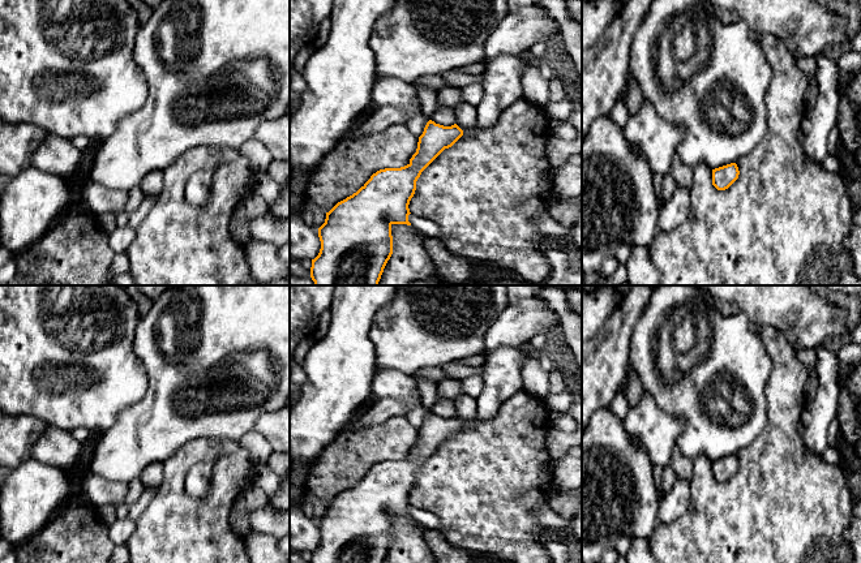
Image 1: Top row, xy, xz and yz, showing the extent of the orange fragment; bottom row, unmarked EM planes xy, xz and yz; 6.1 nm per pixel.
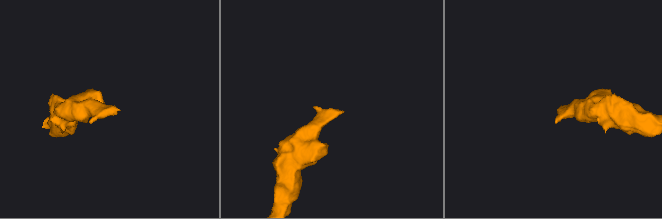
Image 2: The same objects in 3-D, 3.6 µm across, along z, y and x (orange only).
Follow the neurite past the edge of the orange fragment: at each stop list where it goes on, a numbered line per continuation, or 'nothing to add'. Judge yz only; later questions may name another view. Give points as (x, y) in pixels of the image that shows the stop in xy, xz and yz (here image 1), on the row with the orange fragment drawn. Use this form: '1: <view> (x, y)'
nothing to add

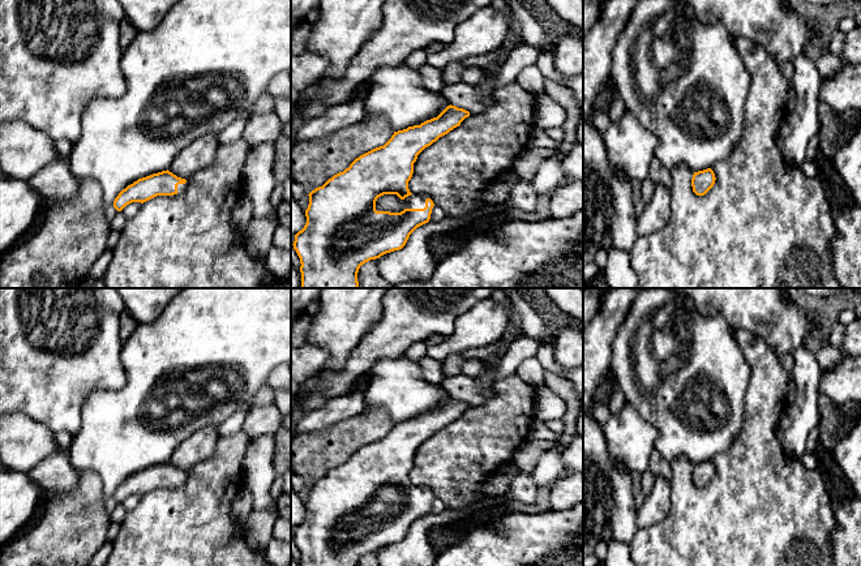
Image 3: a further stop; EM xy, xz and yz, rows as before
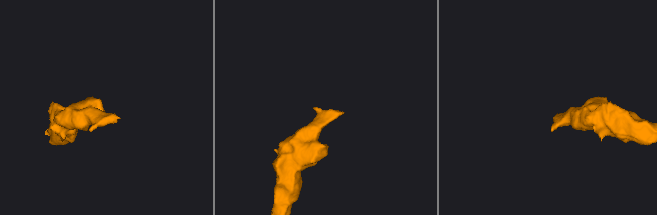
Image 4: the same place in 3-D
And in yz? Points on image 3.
nothing to add

